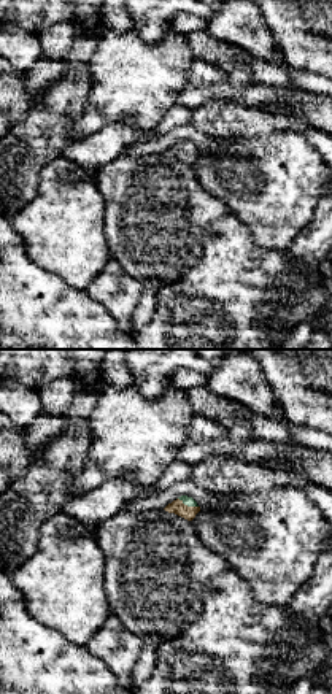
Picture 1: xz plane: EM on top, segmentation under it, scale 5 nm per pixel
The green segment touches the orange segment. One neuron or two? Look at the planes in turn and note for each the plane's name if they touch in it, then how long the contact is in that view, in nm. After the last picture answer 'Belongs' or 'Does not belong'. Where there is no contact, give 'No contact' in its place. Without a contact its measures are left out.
Touches green in xz. Shared border 120 nm

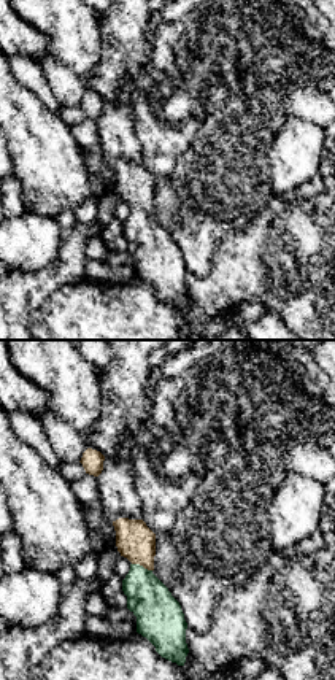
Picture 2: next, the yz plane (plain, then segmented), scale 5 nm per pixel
Touches green in yz. Shared border 110 nm

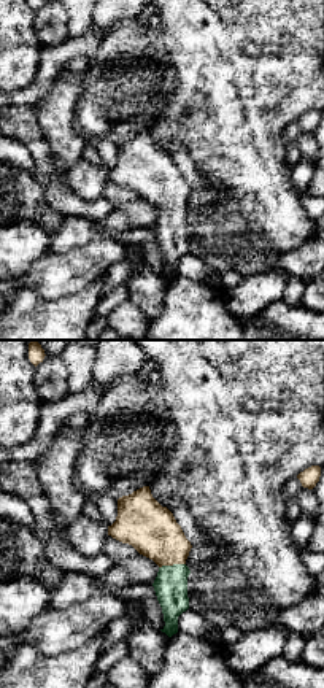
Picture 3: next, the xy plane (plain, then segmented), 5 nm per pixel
Touches green in xy. Shared border 140 nm

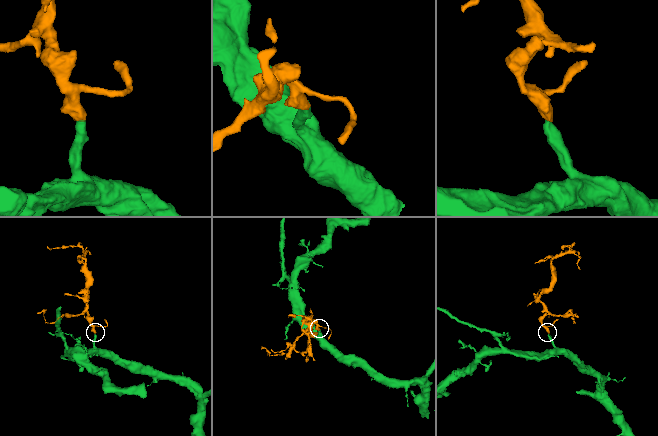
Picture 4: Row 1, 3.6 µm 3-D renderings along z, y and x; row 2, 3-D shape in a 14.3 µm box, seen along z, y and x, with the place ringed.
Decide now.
Belongs

